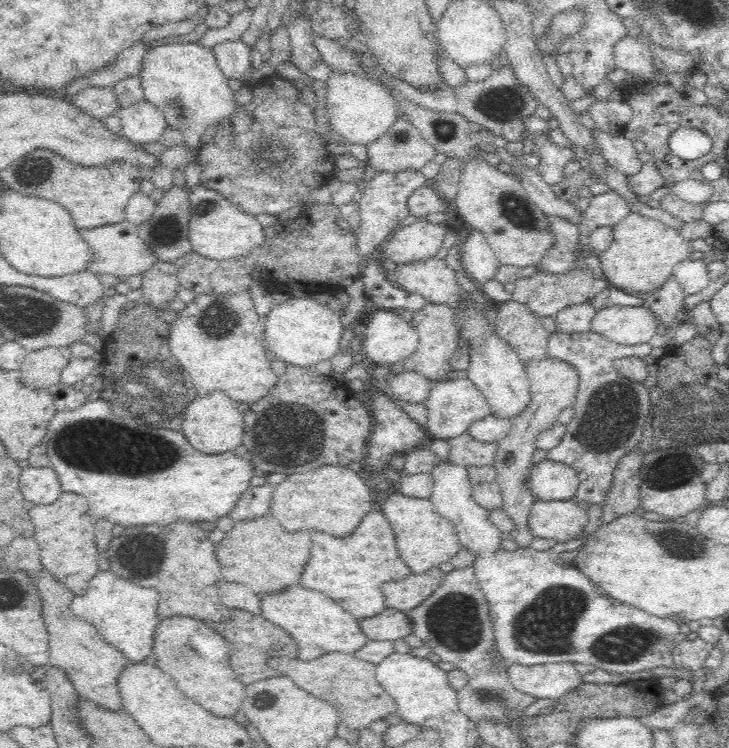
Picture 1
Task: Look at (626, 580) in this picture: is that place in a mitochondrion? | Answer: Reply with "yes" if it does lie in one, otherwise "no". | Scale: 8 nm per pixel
no

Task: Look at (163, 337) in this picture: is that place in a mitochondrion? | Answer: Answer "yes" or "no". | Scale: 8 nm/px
no

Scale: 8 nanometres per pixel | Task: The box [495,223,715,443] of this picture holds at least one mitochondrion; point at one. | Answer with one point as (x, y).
(600, 413)

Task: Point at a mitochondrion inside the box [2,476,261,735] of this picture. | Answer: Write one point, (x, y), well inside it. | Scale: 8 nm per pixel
(145, 554)

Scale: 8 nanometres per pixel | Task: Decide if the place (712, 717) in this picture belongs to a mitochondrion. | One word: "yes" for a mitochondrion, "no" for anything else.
no

